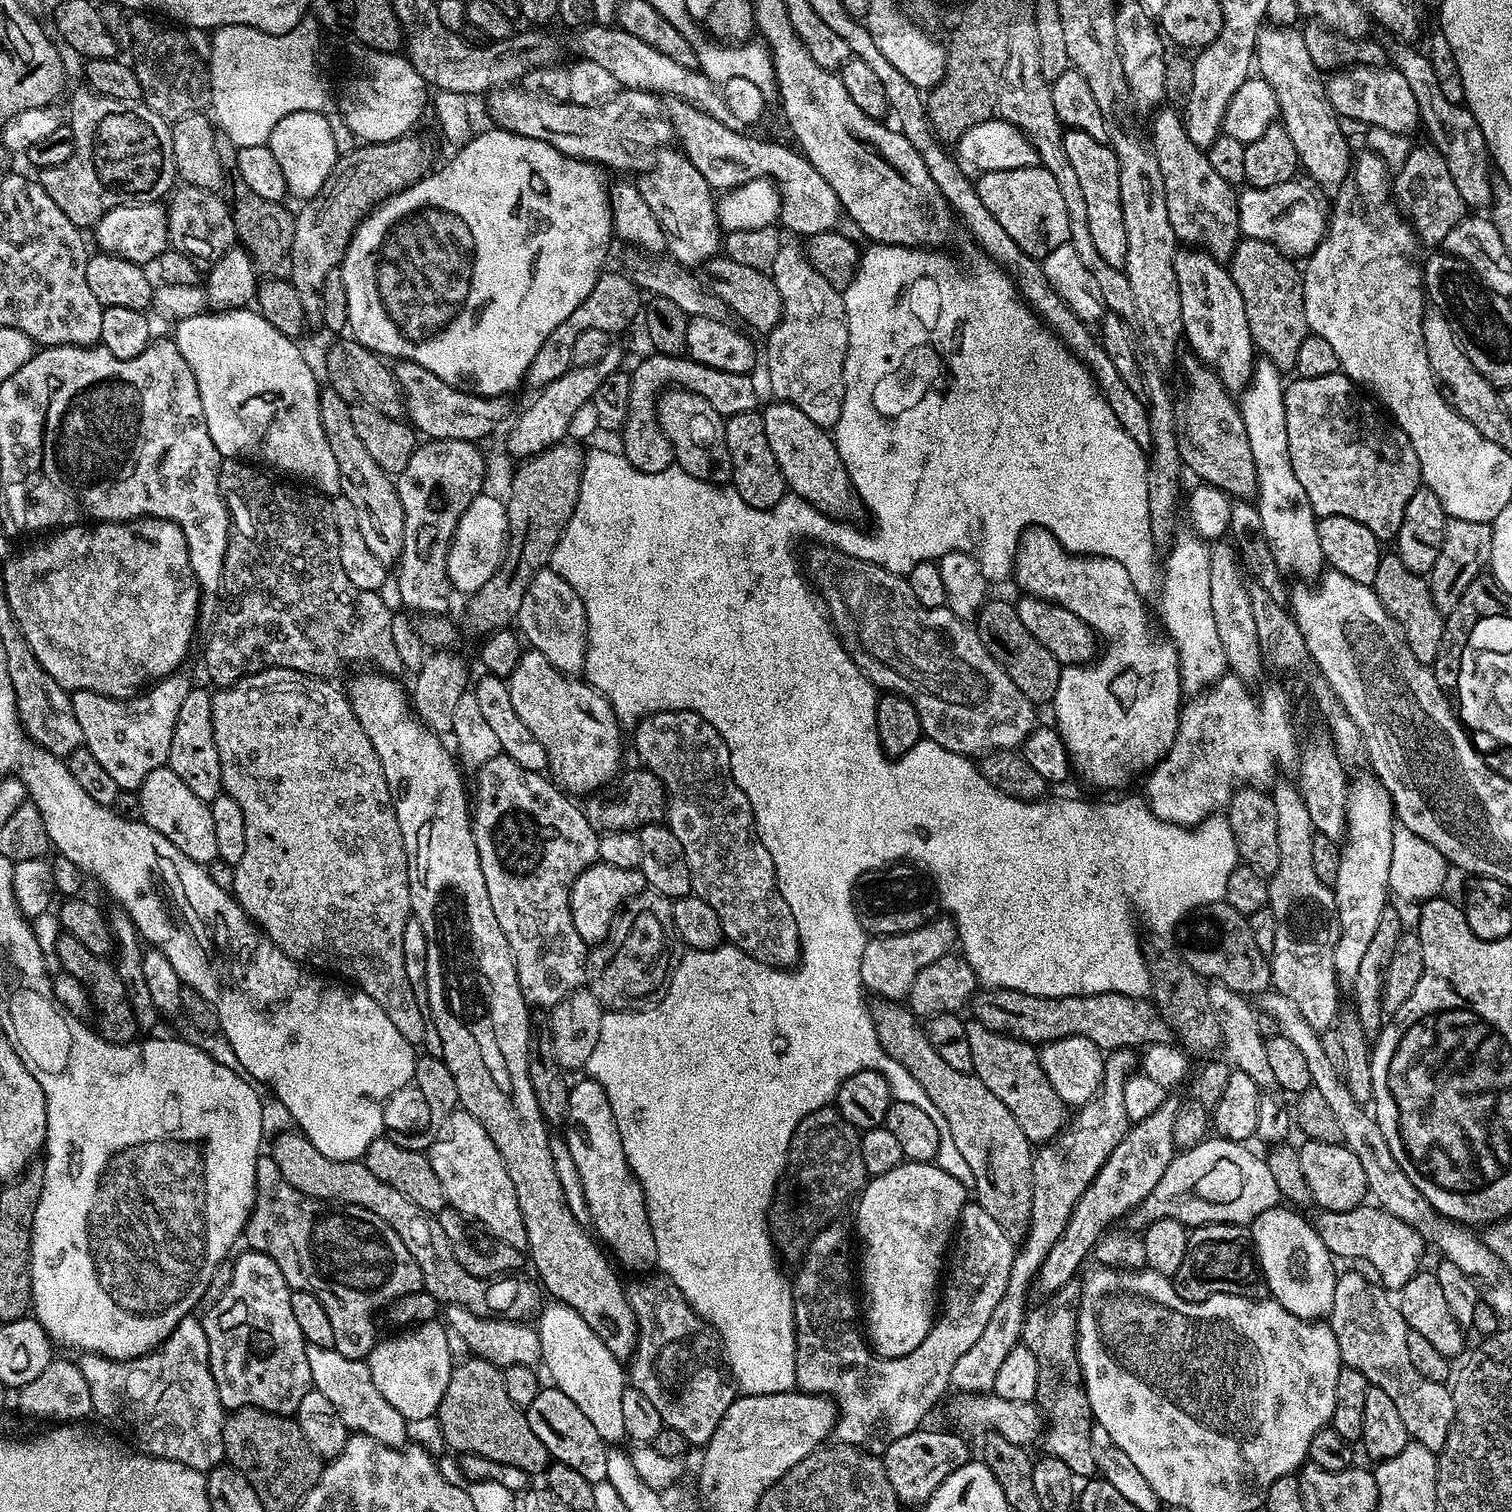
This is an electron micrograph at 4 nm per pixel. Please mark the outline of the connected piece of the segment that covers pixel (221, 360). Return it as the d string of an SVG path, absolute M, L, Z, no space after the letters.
M251 307L212 310L179 321L175 328L178 350L182 358L186 358L186 366L190 366L194 382L198 382L210 442L214 442L221 457L239 458L269 469L277 468L272 469L277 473L289 472L292 476L301 476L313 484L311 487L317 493L328 498L341 495L338 462L334 462L330 442L326 442L326 433L322 430L322 418L318 418L321 385L316 384L316 376L307 358L300 353L299 343L281 334Z

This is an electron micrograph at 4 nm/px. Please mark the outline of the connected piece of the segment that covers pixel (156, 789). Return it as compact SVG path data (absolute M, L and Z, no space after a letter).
M167 766L150 770L138 789L139 796L139 819L158 830L158 834L162 834L166 842L178 846L178 850L182 850L186 858L201 866L211 865L211 860L217 859L218 842L214 835L214 818L210 815L212 805L209 801L198 798L198 794L194 794L194 790L190 790L190 786L186 786L186 782L182 782L182 778L174 774L174 770Z

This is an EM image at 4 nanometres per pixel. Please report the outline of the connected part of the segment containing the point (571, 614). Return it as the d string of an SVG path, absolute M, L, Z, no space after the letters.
M551 567L543 568L530 578L526 592L522 594L522 604L518 606L518 614L514 621L519 635L525 641L529 640L531 647L550 662L560 672L565 674L583 673L584 650L586 647L586 625L584 622L584 607L574 594L572 584L566 582Z

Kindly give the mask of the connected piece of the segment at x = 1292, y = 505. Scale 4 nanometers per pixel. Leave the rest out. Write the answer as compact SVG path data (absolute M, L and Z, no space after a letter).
M1263 358L1255 361L1252 377L1250 382L1244 388L1244 391L1239 393L1238 407L1242 414L1242 422L1246 422L1246 438L1250 438L1250 454L1254 454L1254 470L1256 471L1256 494L1254 497L1255 507L1262 518L1262 530L1266 534L1266 542L1270 546L1270 550L1274 554L1274 562L1279 566L1281 572L1291 574L1293 572L1296 576L1305 576L1305 581L1312 582L1317 579L1325 571L1326 565L1324 562L1324 555L1322 554L1322 546L1318 546L1318 530L1316 529L1316 521L1318 519L1316 511L1310 506L1310 498L1306 498L1306 490L1302 490L1302 482L1298 482L1298 478L1294 478L1294 466L1290 466L1290 442L1286 442L1286 402L1284 401L1284 390L1286 387L1285 381L1282 379L1280 369L1274 366L1274 362L1265 360Z

